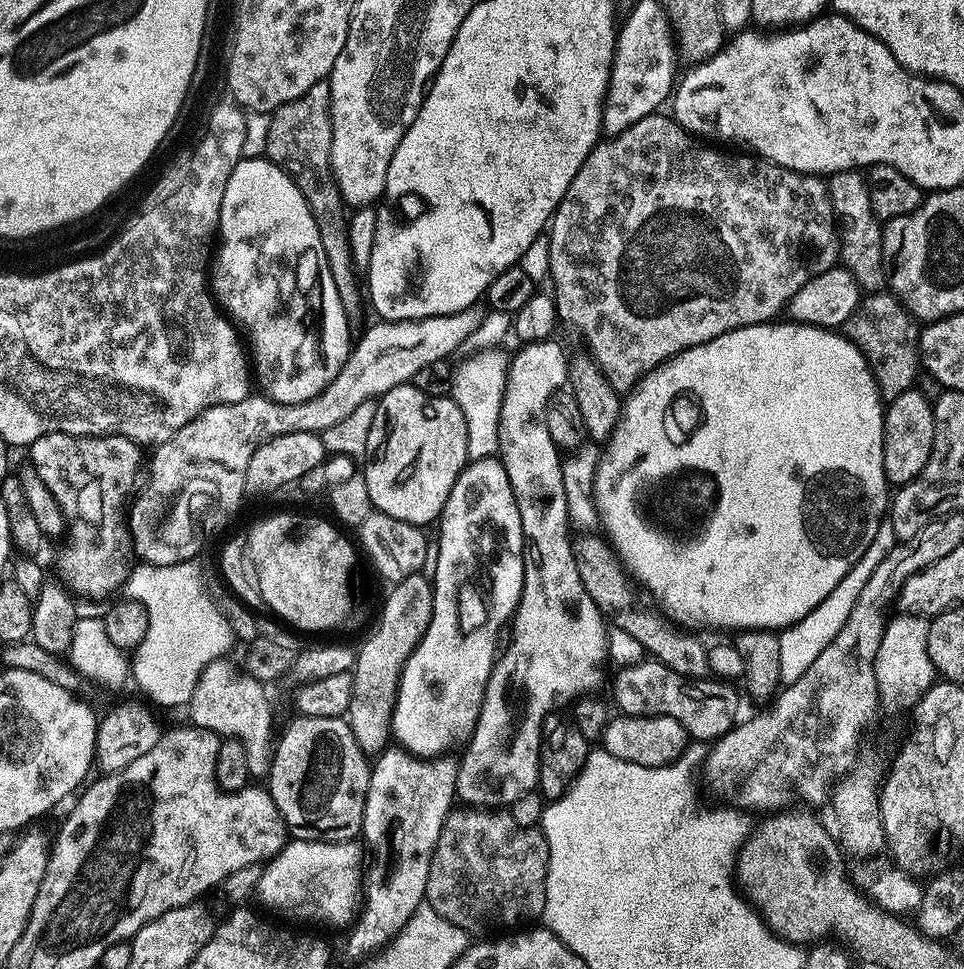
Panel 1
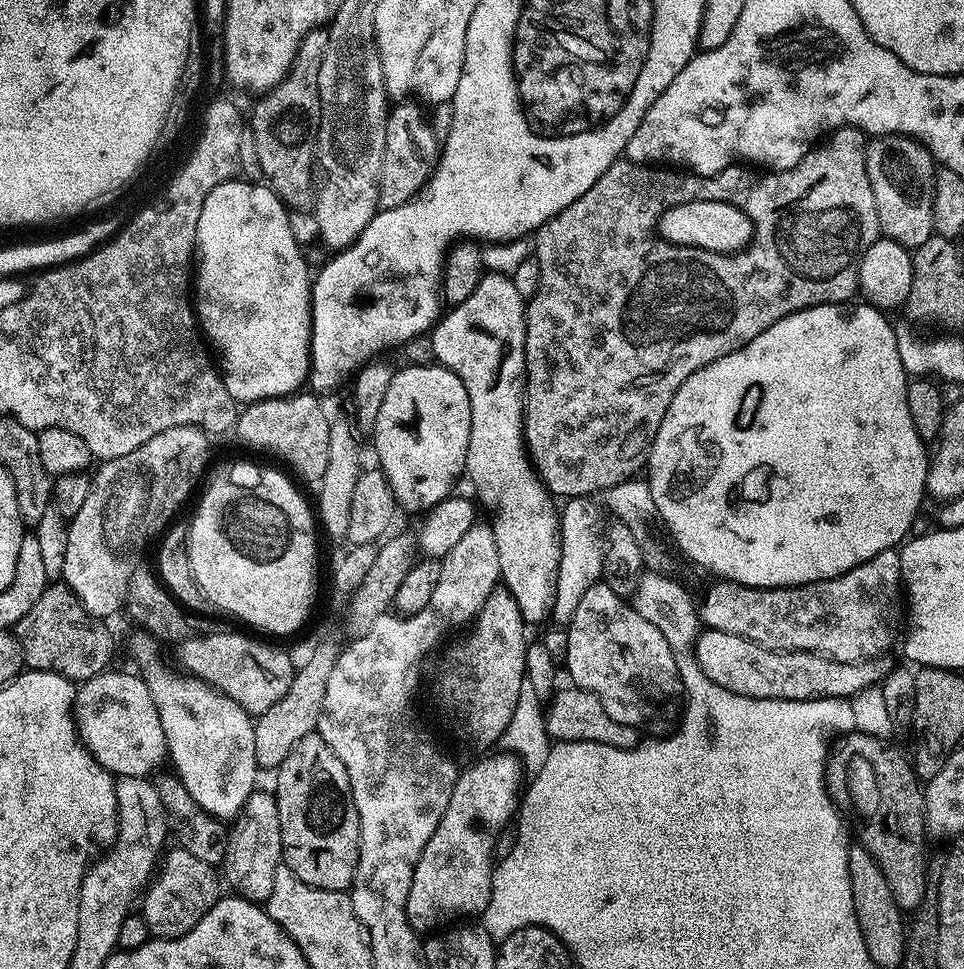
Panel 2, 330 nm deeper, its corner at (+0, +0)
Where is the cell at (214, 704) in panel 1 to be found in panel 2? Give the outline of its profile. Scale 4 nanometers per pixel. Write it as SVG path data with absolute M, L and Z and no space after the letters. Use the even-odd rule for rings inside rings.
M257 790L250 794L240 815L235 817L228 833L228 845L222 865L222 876L233 893L253 902L267 901L270 890L274 890L274 874L281 867L282 830L278 822L276 797L271 791Z

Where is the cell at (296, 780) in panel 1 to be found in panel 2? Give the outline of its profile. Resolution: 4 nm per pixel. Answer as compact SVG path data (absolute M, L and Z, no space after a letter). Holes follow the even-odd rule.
M315 731L296 743L274 776L283 863L298 879L318 890L348 892L360 857L360 819L346 766Z

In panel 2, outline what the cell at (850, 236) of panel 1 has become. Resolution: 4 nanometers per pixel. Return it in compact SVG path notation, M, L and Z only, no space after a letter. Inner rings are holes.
M878 136L867 141L864 149L866 174L870 174L870 186L874 190L874 206L878 210L880 231L887 239L898 242L904 248L914 250L934 235L932 207L934 206L934 182L937 165L931 152L911 136Z

